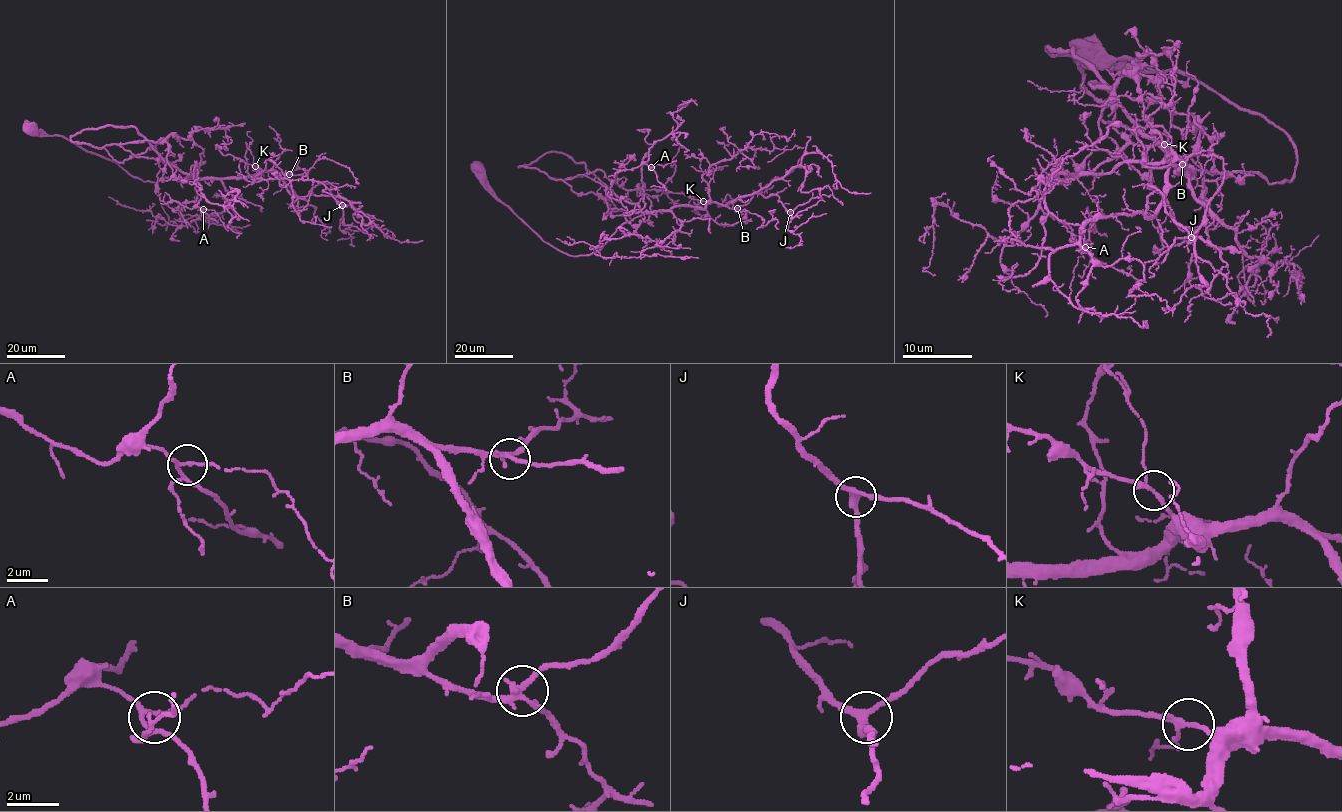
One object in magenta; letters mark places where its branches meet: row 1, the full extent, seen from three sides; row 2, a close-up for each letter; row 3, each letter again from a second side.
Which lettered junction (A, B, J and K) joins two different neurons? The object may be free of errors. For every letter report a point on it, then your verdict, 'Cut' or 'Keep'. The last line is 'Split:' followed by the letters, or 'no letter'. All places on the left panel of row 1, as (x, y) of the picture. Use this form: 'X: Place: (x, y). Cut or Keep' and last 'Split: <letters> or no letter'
A: Place: (203, 209). Keep
B: Place: (289, 174). Keep
J: Place: (342, 205). Keep
K: Place: (255, 166). Keep
Split: no letter

